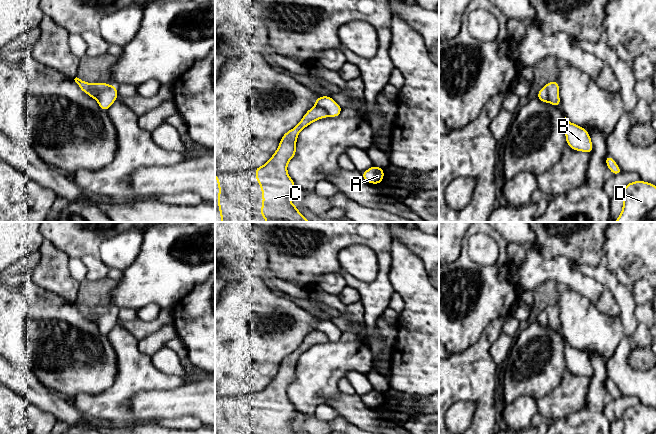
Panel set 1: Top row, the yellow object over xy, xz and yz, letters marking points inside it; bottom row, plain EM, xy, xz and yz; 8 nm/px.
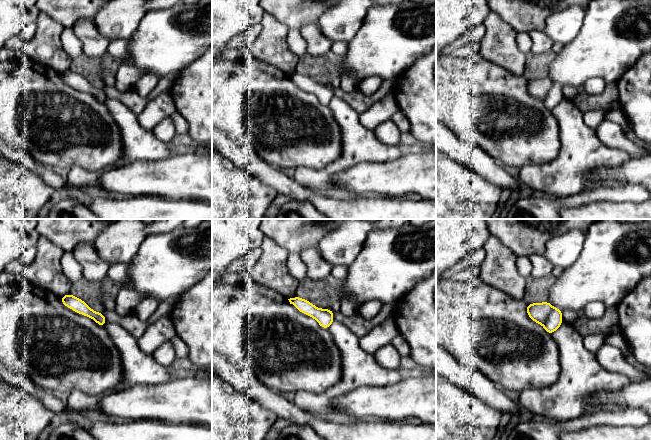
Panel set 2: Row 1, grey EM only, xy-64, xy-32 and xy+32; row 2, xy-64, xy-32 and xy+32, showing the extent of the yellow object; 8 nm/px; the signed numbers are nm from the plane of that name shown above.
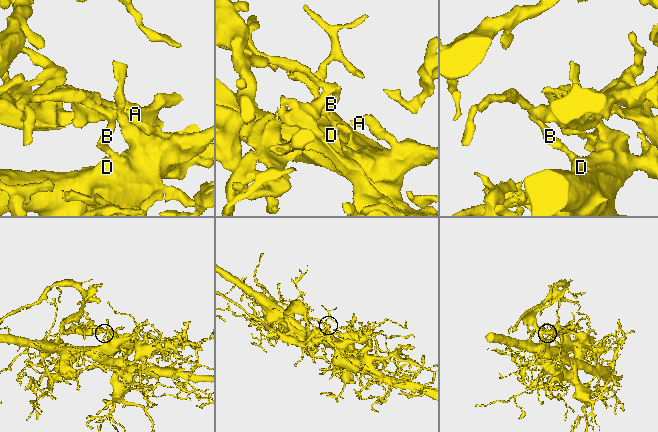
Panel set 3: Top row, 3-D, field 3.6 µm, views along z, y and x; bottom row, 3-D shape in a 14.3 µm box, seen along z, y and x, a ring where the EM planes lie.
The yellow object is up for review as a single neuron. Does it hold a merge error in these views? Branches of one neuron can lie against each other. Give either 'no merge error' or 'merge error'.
merge error

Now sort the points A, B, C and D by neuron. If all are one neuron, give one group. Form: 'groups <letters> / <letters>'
groups A B D / C

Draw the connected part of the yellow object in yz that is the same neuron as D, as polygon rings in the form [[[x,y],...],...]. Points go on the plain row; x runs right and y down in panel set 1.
[[[638,404],[628,407],[622,416],[622,434],[656,434],[656,409]]]

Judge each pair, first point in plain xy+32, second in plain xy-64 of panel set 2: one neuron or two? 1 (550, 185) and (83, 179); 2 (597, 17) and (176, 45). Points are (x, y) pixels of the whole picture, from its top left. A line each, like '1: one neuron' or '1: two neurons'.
1: one neuron
2: one neuron

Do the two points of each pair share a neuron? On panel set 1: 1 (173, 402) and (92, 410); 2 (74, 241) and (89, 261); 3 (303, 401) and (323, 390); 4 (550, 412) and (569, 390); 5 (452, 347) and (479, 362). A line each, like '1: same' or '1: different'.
1: different
2: different
3: same
4: same
5: different

